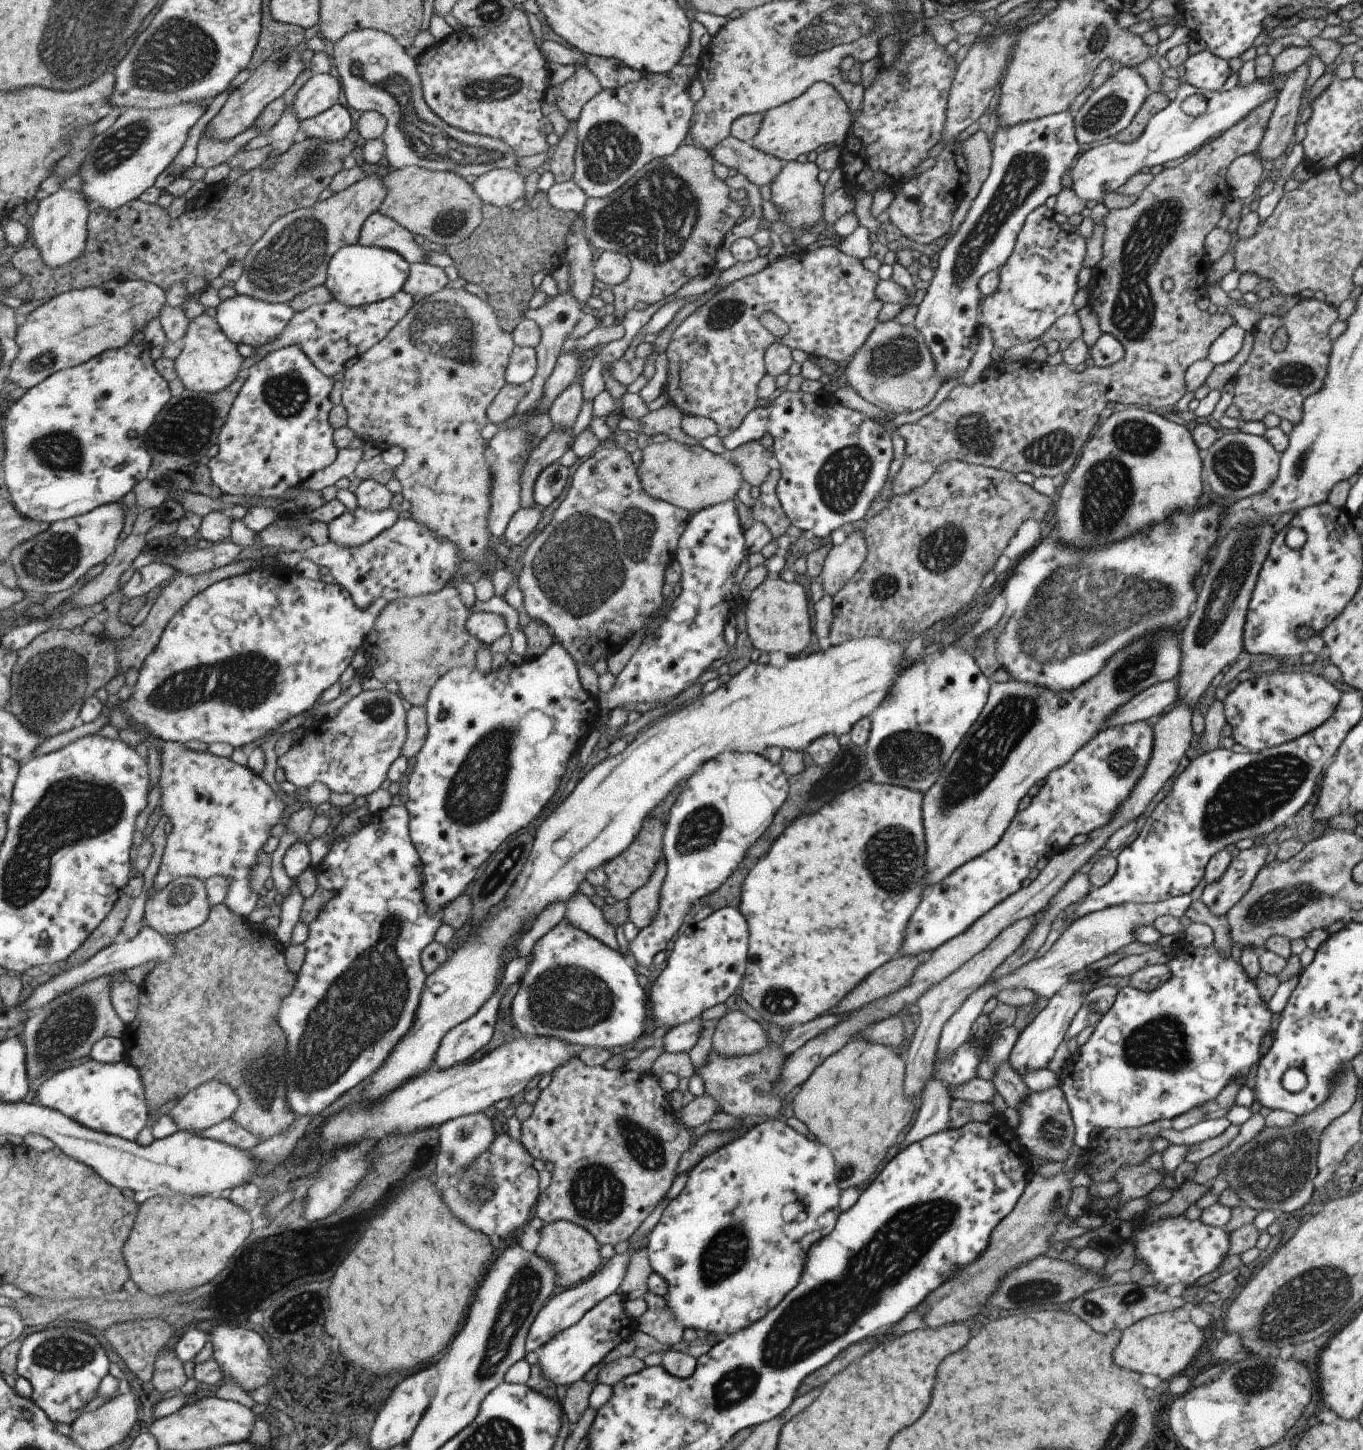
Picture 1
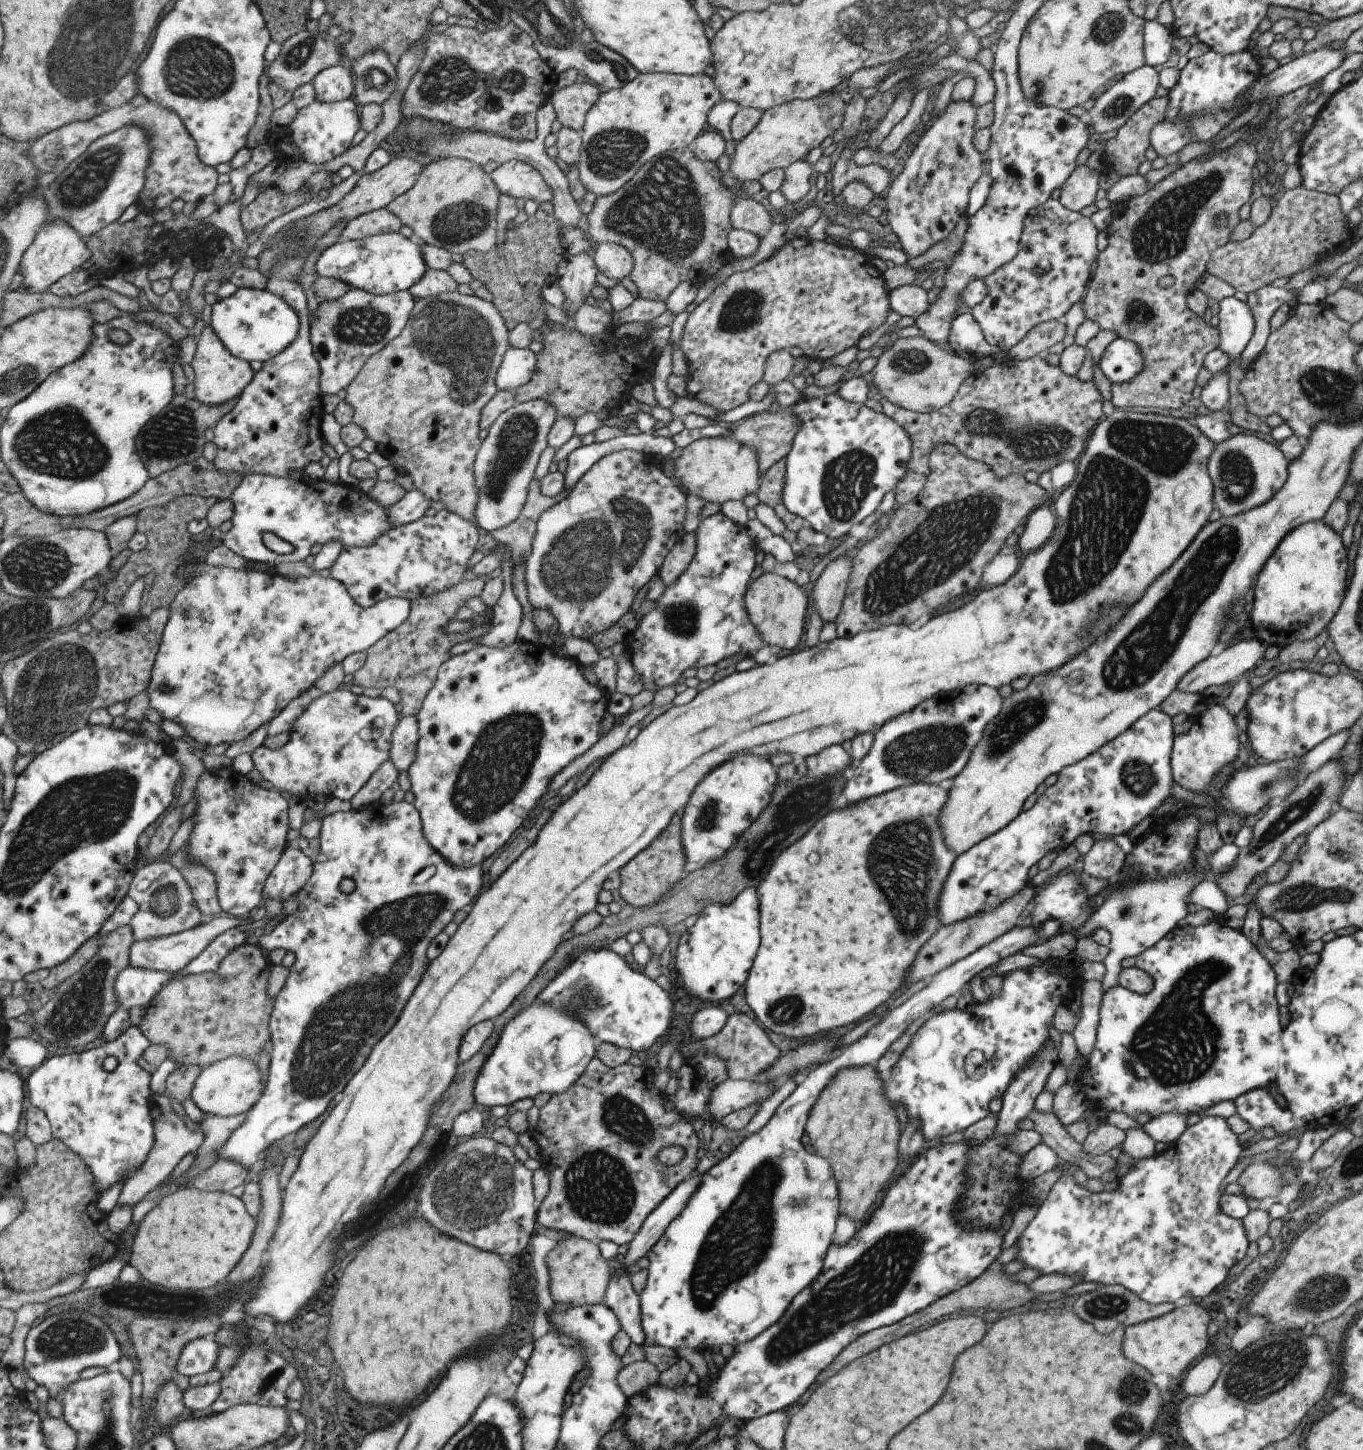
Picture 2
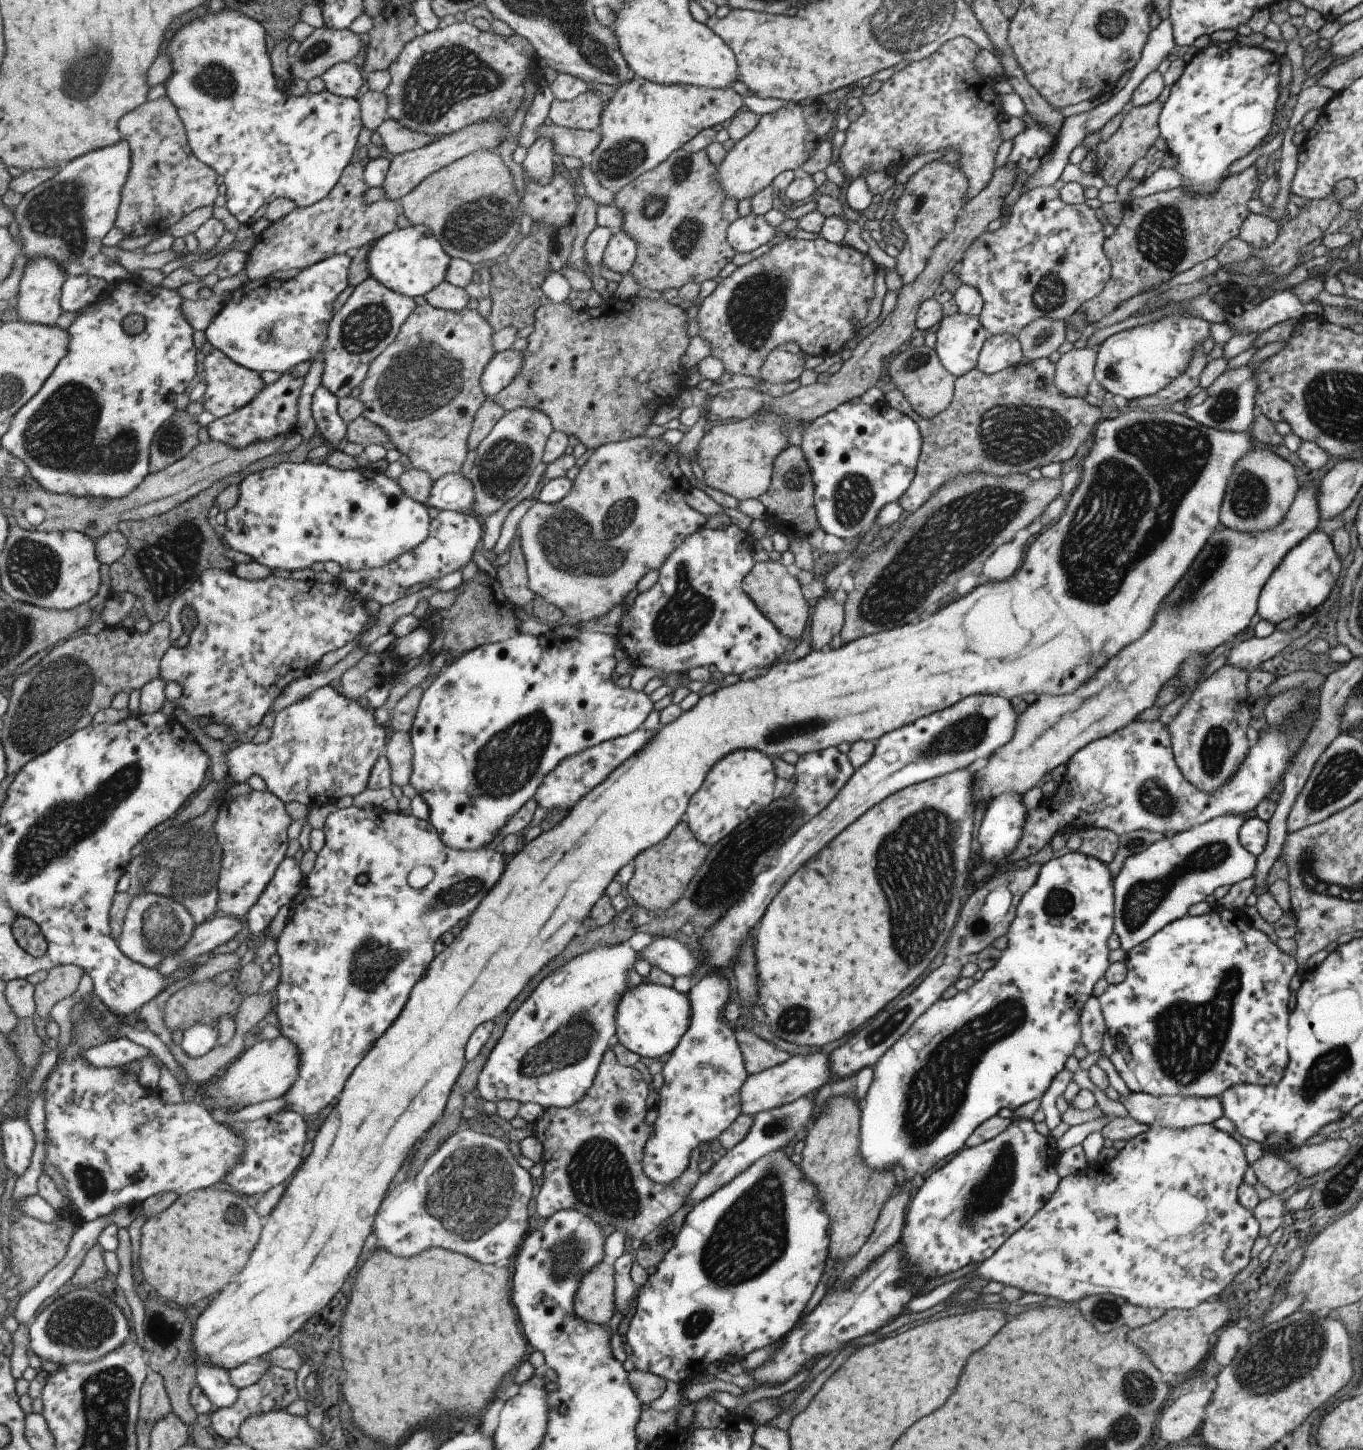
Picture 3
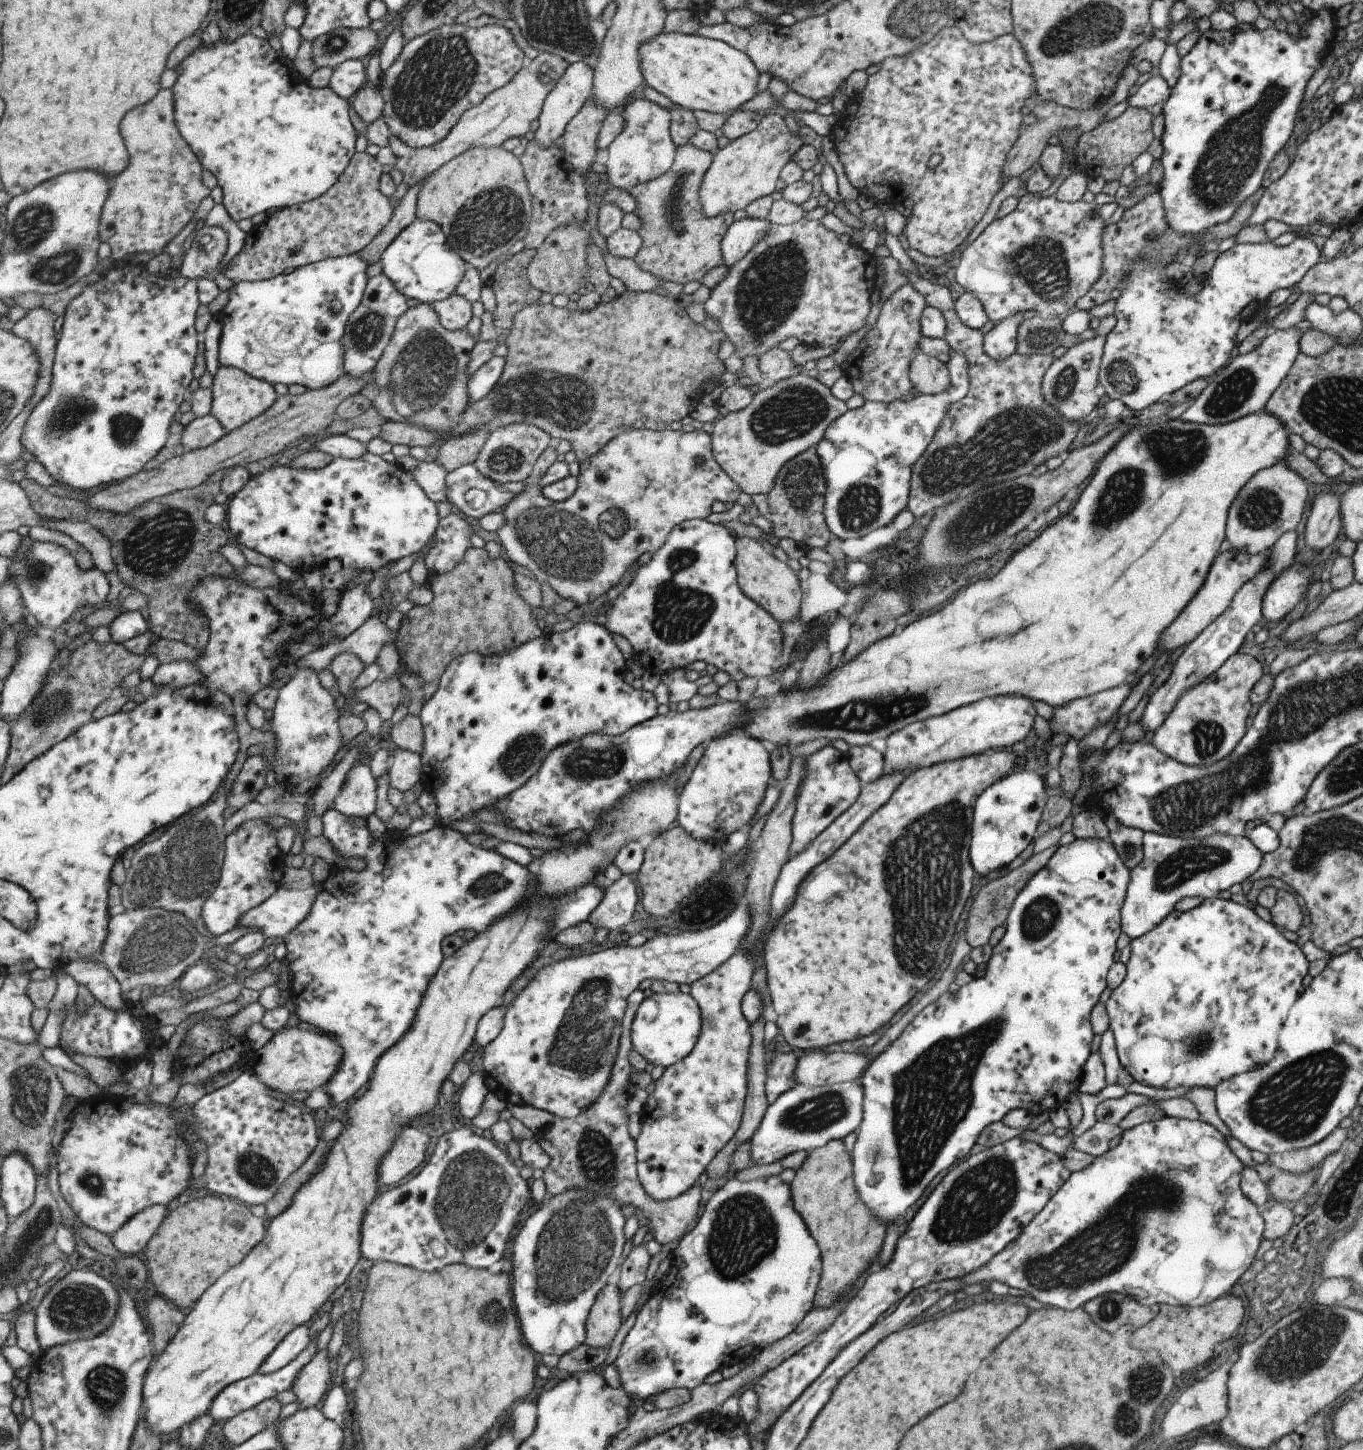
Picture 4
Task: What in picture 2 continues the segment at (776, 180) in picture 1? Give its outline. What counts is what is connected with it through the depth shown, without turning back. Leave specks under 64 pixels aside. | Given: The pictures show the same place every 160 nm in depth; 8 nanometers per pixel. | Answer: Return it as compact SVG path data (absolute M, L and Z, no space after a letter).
M804 160L795 161L784 168L780 191L785 197L787 205L801 200L809 192L809 188L811 188L809 180L811 180L812 170L812 166L809 166Z

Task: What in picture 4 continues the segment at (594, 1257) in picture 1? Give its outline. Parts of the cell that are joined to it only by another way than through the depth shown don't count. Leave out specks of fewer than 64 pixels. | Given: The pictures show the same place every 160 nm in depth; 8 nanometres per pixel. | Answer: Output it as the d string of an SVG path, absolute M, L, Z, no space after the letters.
M605 1284L595 1296L592 1310L588 1314L585 1345L593 1348L609 1346L621 1326L619 1290L615 1284Z

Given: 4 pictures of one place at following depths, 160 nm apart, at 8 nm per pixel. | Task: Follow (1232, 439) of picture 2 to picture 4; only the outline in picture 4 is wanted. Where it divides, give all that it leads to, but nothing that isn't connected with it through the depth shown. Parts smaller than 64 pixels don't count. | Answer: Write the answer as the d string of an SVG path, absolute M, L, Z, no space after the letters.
M1283 463L1259 470L1241 488L1227 510L1224 539L1235 552L1257 556L1266 552L1285 532L1294 530L1307 501L1307 486L1303 478Z

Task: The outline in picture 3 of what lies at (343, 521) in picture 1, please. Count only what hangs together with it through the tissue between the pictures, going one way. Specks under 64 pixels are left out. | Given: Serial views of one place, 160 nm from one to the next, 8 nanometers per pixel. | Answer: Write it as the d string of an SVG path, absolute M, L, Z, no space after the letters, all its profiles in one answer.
M460 473L444 476L433 485L425 506L438 508L440 511L465 511L474 513L476 488L472 480Z

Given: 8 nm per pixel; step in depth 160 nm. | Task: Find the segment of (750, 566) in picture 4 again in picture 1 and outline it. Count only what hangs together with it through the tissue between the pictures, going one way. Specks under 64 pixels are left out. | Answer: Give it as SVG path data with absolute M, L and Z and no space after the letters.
M769 576L756 586L746 600L745 632L752 648L759 652L783 652L789 658L802 656L811 640L807 596L795 581L783 582L777 576Z

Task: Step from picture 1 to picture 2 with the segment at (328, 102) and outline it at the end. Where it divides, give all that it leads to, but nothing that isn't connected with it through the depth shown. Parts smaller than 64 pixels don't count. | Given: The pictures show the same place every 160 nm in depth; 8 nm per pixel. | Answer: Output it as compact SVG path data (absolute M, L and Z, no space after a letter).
M341 64L321 71L311 83L316 92L316 101L337 102L353 97L356 78L350 68Z

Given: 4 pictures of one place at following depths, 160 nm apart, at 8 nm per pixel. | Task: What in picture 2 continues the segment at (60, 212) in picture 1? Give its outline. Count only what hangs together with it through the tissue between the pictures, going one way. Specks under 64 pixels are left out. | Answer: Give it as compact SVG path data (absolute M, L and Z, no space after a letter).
M63 219L47 221L22 258L18 282L27 285L31 293L49 292L49 288L57 280L63 279L64 276L82 267L91 255L87 240L80 232L77 232L76 228L73 228L73 225Z

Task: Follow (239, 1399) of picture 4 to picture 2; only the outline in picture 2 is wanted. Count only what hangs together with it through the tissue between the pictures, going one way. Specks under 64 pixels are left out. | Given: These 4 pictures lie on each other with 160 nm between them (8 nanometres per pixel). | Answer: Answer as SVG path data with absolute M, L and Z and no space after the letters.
M212 1336L192 1340L181 1351L176 1372L192 1377L215 1369L220 1348Z

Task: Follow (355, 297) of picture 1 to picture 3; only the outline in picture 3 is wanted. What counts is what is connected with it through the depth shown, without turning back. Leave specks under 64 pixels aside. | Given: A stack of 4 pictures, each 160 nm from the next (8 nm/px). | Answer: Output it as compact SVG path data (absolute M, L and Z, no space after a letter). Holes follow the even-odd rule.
M413 225L396 229L372 244L366 256L370 276L395 292L423 301L426 294L445 280L450 265L449 253L428 226ZM343 253L340 255L335 255L329 258L326 258L325 260L322 260L321 262L318 262L317 264L314 264L313 266L307 267L304 270L301 270L296 277L293 277L292 279L288 280L288 281L279 281L279 280L274 280L272 278L265 278L265 280L263 279L255 279L255 280L249 280L245 285L240 286L239 288L235 289L232 292L231 295L231 299L229 300L229 302L227 302L227 304L224 305L224 307L219 311L219 314L217 314L217 316L215 316L215 318L211 321L211 324L209 325L209 328L205 331L205 335L207 336L207 339L209 340L210 344L215 348L215 349L221 349L227 356L229 356L229 358L231 358L231 360L236 361L237 364L243 365L247 368L253 369L254 371L259 371L261 374L262 372L265 371L275 371L278 372L280 375L282 375L284 372L287 371L291 371L292 368L297 368L297 366L299 366L299 364L301 364L301 362L303 362L303 360L310 360L310 364L313 361L313 358L315 358L315 356L317 356L317 352L319 352L319 350L321 350L321 346L323 346L323 342L325 342L325 347L323 349L323 352L325 350L325 348L327 348L327 340L328 340L328 330L330 327L330 320L334 317L333 315L333 306L335 306L335 300L337 300L337 296L339 296L339 294L341 294L341 292L343 292L343 290L345 290L346 286L349 286L348 282L349 282L349 275L351 275L351 268L352 268L352 256L349 253Z

